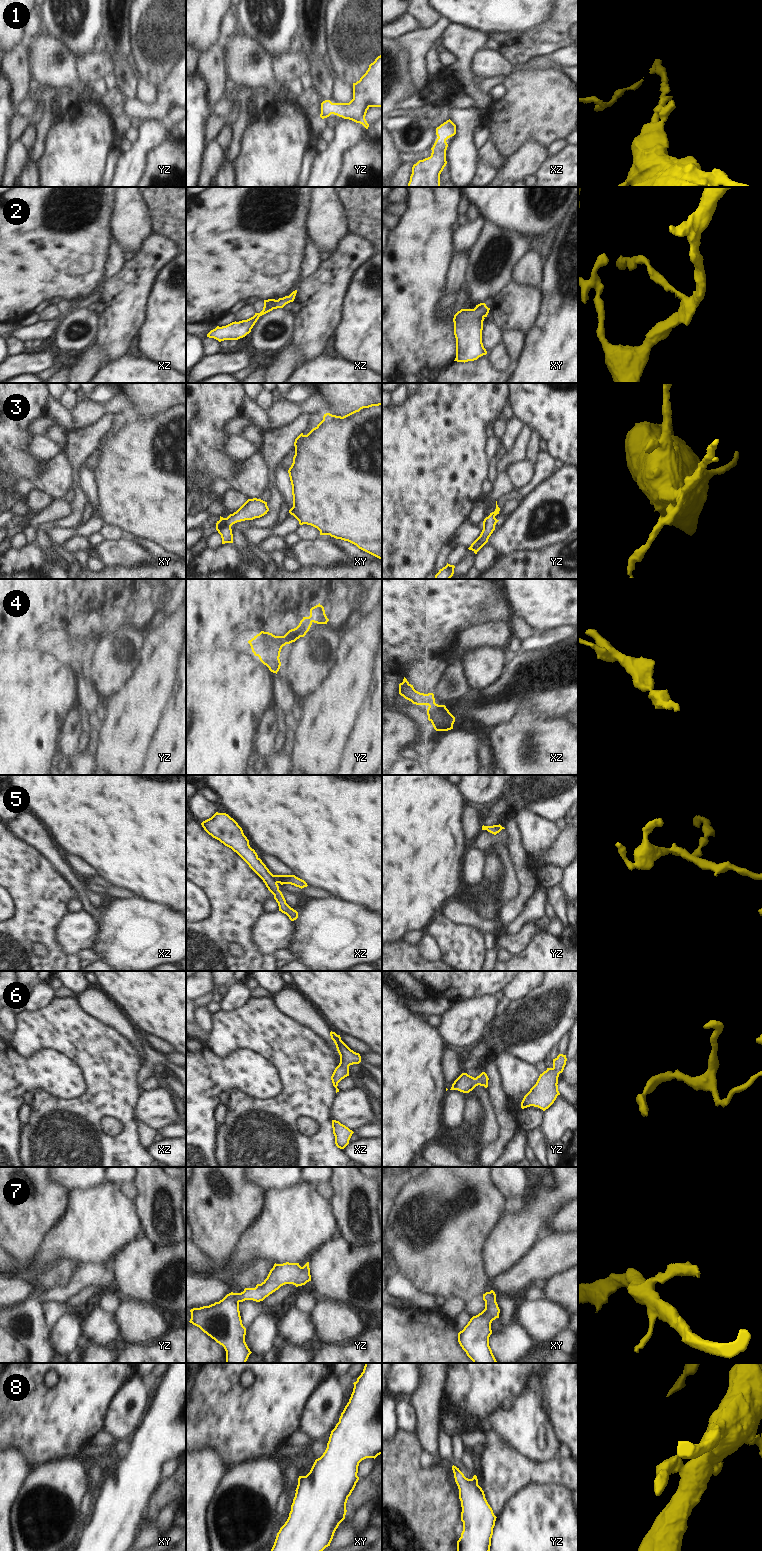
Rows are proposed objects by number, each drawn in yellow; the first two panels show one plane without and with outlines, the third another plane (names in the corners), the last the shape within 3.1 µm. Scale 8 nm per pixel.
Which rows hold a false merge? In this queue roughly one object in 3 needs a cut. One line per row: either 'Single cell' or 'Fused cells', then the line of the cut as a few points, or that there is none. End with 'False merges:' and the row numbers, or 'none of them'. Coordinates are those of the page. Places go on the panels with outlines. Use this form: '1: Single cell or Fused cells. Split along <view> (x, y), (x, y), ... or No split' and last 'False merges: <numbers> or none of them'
1: Single cell. No split
2: Single cell. No split
3: Fused cells. Split along xy (223, 518), (223, 521), (230, 527)
4: Single cell. No split
5: Fused cells. Split along xz (272, 875), (277, 882)
6: Single cell. No split
7: Single cell. No split
8: Single cell. No split
False merges: 3, 5.

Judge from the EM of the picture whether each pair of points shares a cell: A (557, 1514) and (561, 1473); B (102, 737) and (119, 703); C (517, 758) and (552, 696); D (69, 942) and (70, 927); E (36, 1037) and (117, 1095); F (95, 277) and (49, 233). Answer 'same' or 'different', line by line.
A: different
B: same
C: different
D: same
E: same
F: same

